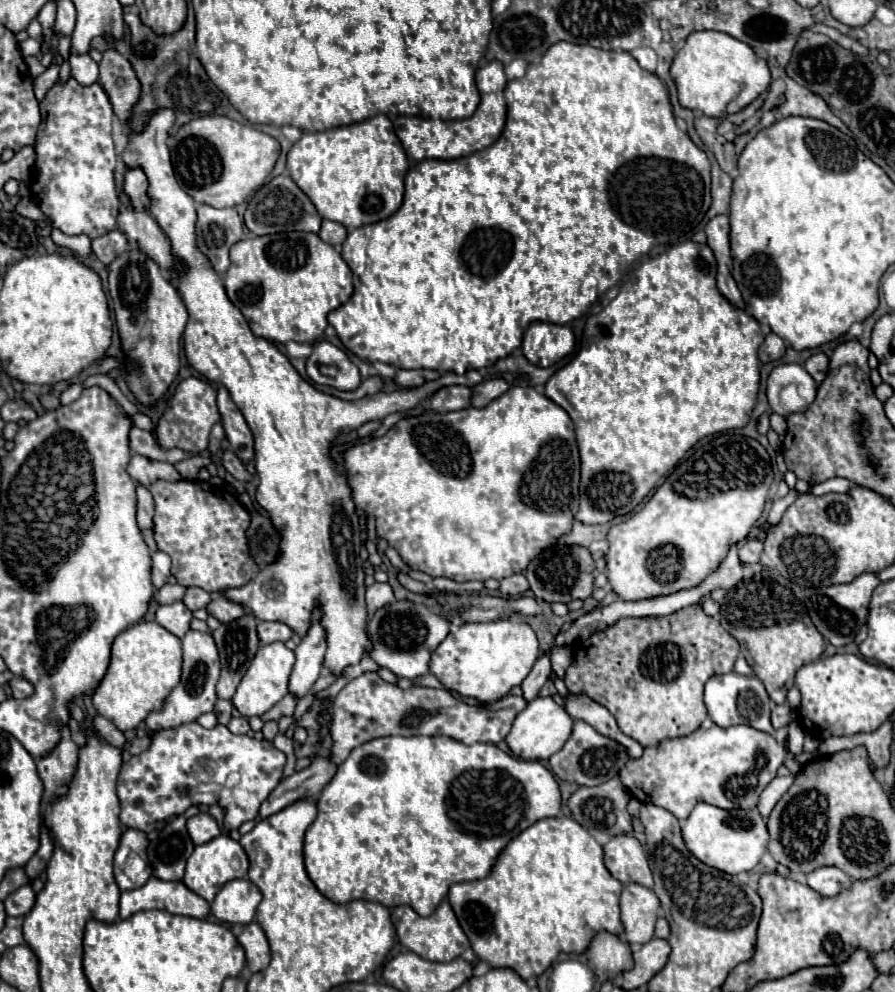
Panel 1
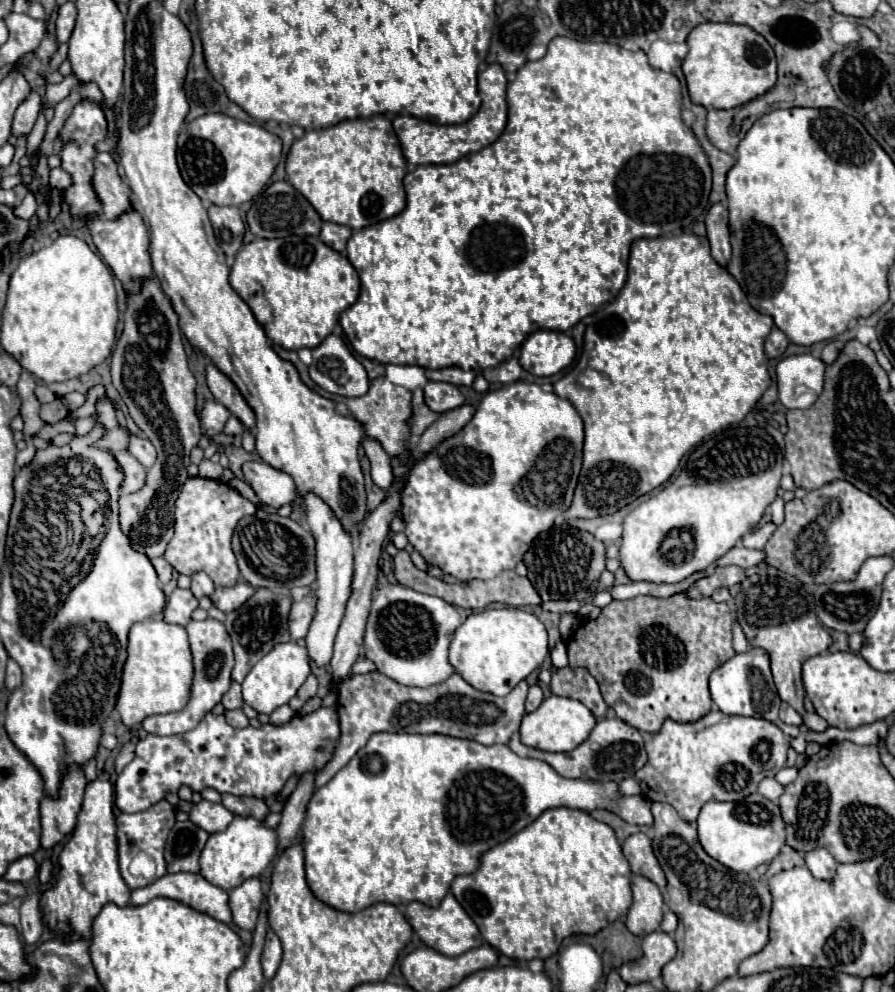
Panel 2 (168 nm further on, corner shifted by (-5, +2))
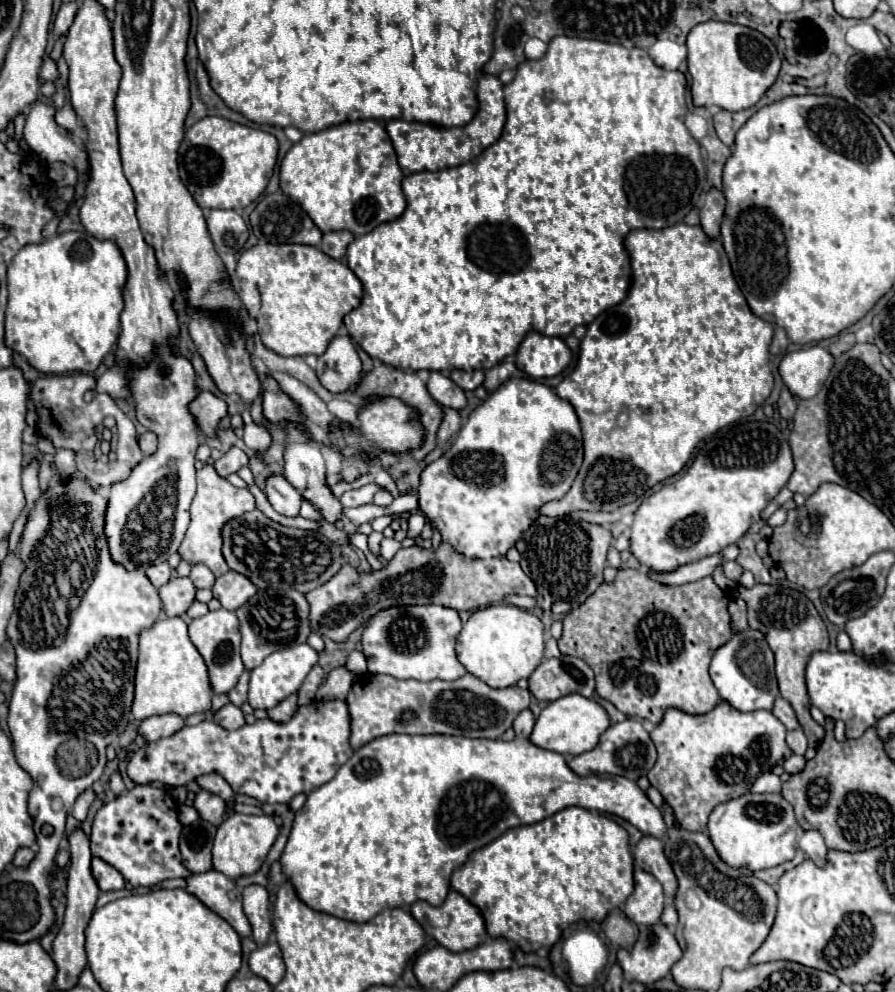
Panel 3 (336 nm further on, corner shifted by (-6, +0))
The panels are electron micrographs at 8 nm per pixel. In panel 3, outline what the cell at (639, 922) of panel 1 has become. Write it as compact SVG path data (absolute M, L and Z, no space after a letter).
M635 870L635 890L625 902L625 914L635 924L655 924L663 912L663 888L653 874Z

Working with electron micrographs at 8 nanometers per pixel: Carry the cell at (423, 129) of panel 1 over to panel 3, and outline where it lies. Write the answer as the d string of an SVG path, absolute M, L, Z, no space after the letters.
M483 76L477 84L477 100L479 110L475 118L461 128L443 128L431 126L421 122L405 122L405 120L391 120L385 130L391 138L391 144L397 152L397 160L401 168L411 172L421 170L443 170L465 164L479 156L487 146L491 146L503 132L505 126L505 102L503 102L503 84L497 76Z

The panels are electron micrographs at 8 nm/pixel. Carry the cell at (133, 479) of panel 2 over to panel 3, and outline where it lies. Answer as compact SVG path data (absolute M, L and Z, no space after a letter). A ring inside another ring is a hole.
M75 372L75 374L51 374L51 376L39 376L33 386L29 398L35 404L37 410L37 434L45 440L49 440L55 448L67 448L75 452L77 468L85 474L89 482L97 482L103 490L107 490L111 484L125 480L131 470L143 460L143 452L139 450L137 438L135 438L135 426L133 422L121 412L121 408L115 404L115 400L107 394L95 392L91 402L85 402L85 392L95 392L95 378L91 374ZM113 416L117 422L117 448L113 456L103 456L99 450L99 438L97 428L101 422Z

